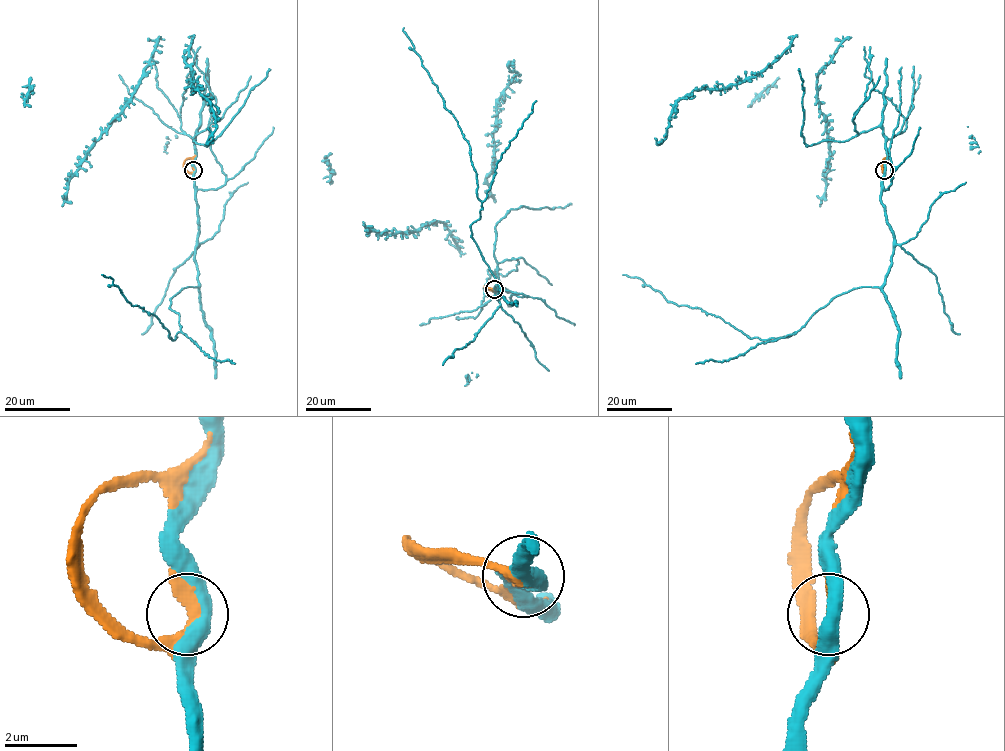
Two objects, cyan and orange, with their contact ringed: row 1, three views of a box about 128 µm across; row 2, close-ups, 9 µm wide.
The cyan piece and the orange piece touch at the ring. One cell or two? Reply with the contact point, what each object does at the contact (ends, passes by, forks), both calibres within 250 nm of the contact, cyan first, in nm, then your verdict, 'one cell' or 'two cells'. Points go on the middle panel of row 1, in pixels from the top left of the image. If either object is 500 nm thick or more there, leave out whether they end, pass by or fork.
(494, 289) | cyan passes by | orange passes by | 440/280 nm | one cell

